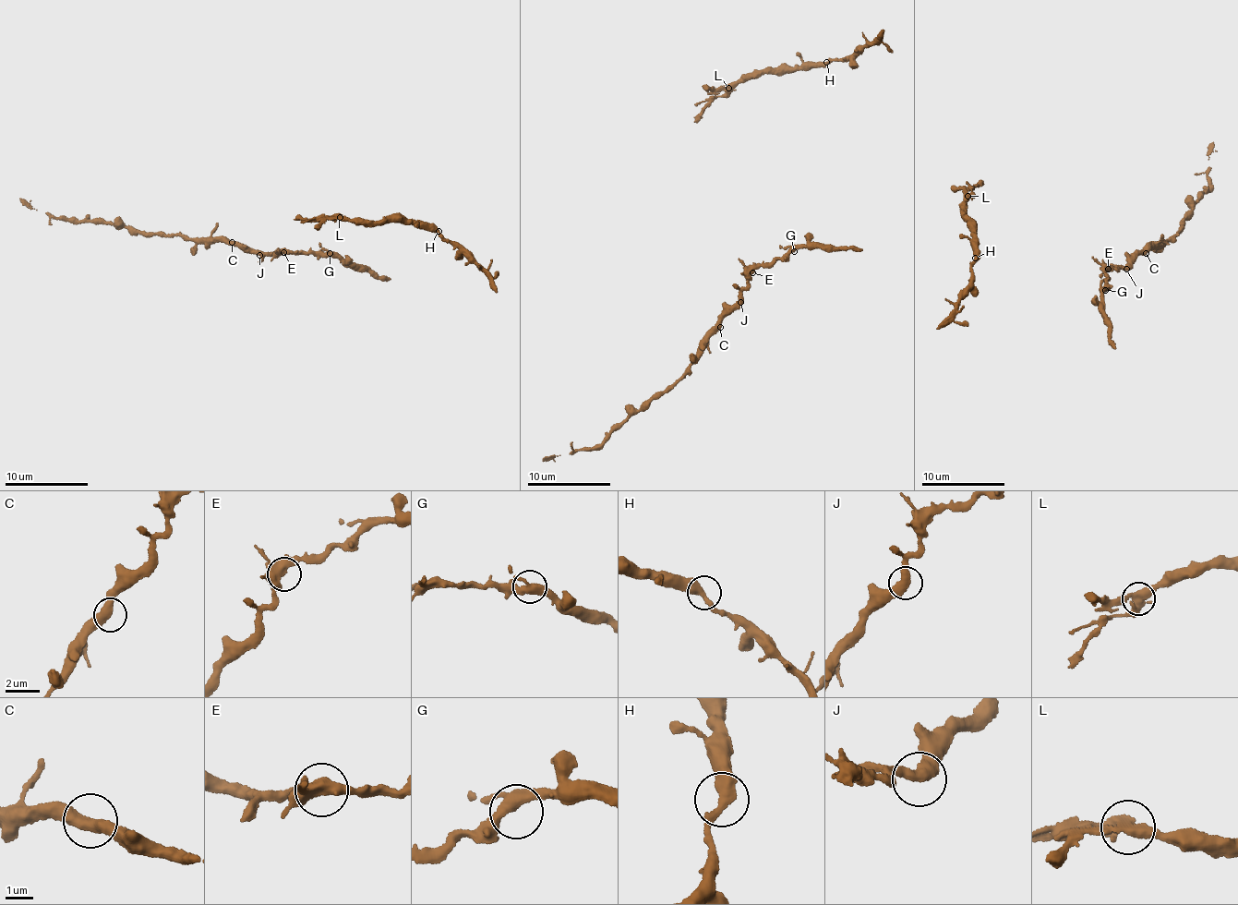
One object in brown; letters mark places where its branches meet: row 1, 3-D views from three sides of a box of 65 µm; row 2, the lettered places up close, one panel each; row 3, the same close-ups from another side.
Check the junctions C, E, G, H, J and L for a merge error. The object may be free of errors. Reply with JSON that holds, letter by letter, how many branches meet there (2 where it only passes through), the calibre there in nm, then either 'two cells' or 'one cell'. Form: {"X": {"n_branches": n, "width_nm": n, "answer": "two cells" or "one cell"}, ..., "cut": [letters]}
{"C": {"n_branches": 2, "width_nm": 460, "answer": "one cell"}, "E": {"n_branches": 4, "width_nm": 480, "answer": "one cell"}, "G": {"n_branches": 3, "width_nm": 360, "answer": "one cell"}, "H": {"n_branches": 2, "width_nm": 400, "answer": "one cell"}, "J": {"n_branches": 2, "width_nm": 440, "answer": "one cell"}, "L": {"n_branches": 4, "width_nm": 360, "answer": "two cells"}, "cut": ["L"]}

